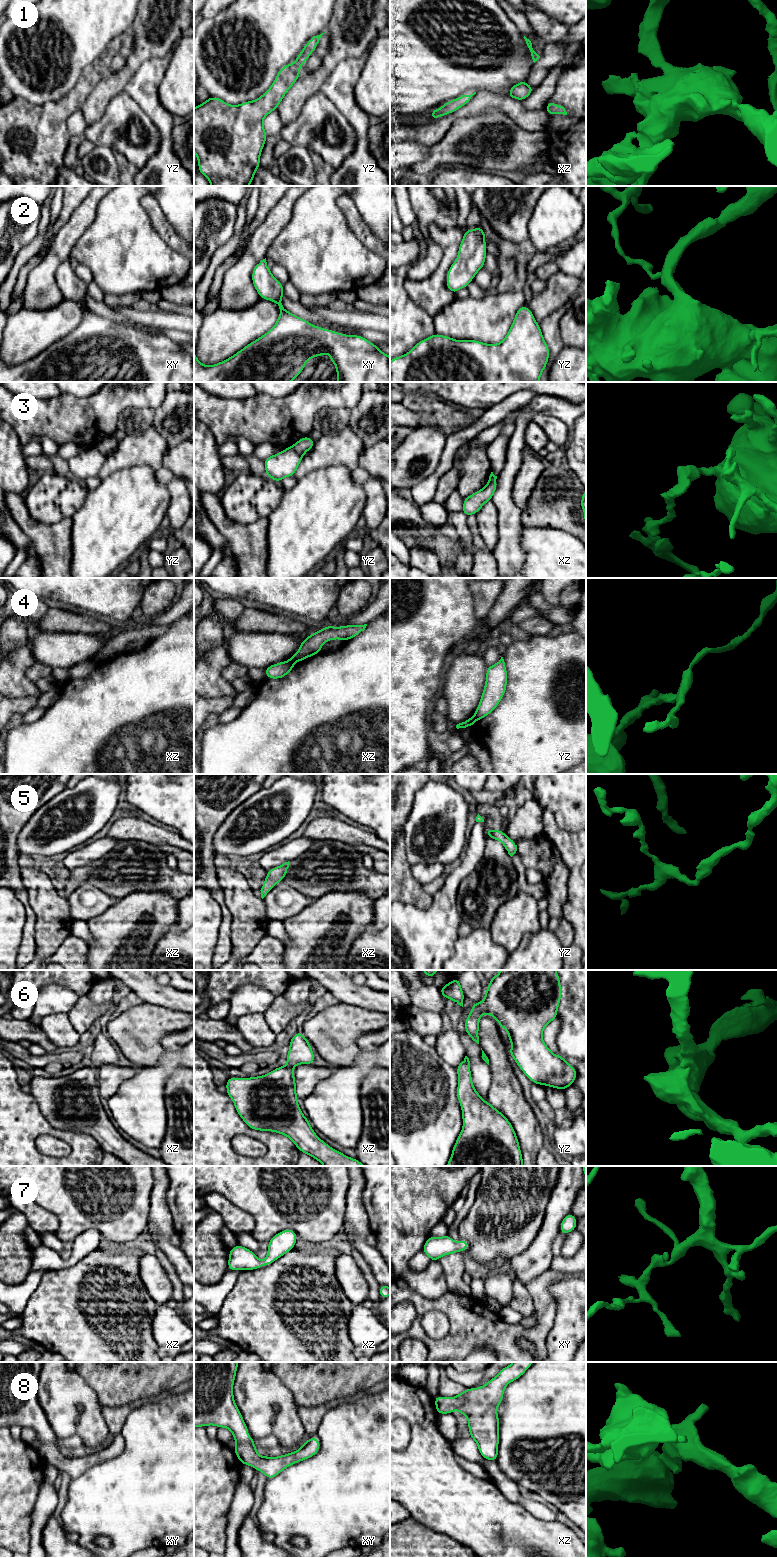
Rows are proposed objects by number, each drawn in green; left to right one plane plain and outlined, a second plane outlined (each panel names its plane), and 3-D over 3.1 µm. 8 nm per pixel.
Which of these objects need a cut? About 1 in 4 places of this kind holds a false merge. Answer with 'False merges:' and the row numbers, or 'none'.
False merges: 3, 4

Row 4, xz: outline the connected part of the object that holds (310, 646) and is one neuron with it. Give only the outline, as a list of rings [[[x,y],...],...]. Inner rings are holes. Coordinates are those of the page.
[[[367,624],[346,625],[340,627],[328,625],[301,641],[299,651],[291,656],[290,661],[297,663],[307,659],[310,656],[321,653],[321,647],[326,641],[335,639],[348,641],[364,631],[366,626]]]

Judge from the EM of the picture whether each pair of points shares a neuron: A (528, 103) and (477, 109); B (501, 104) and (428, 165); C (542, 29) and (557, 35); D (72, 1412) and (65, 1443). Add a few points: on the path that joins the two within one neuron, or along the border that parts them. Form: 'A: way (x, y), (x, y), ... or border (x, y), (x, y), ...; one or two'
A: border (521, 101), (528, 109), (544, 110); two
B: border (473, 115), (497, 109), (515, 123); two
C: way (546, 29), (553, 31); one
D: border (57, 1435), (61, 1437), (78, 1435), (84, 1445); two

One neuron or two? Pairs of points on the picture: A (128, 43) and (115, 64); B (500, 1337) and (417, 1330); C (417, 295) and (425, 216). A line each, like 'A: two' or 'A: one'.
A: one
B: one
C: two

